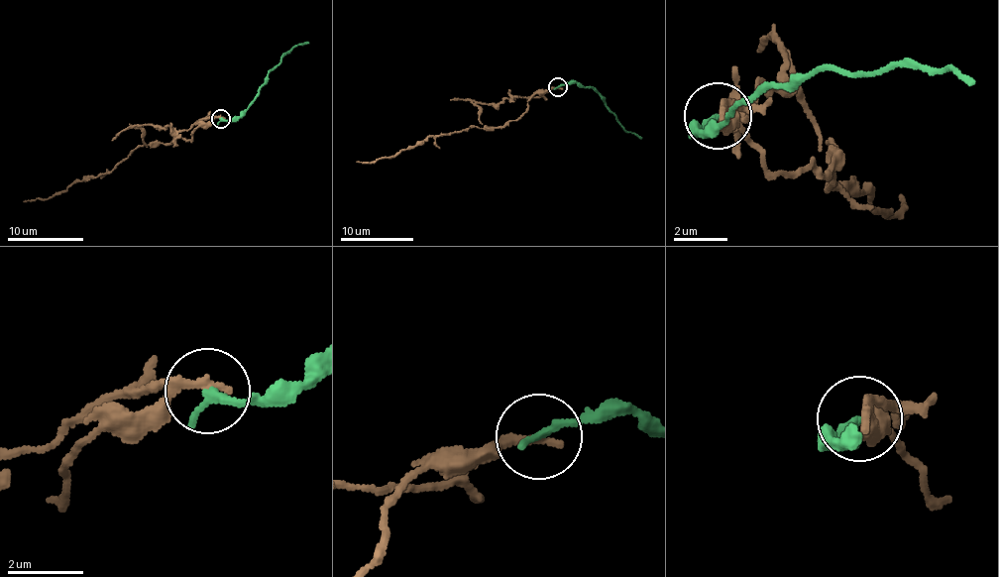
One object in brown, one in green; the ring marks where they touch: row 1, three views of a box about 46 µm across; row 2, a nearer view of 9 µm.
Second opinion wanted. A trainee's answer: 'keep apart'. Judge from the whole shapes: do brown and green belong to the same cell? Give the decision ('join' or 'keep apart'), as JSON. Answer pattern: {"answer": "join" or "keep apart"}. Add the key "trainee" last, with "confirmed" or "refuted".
{"answer": "keep apart", "trainee": "confirmed"}

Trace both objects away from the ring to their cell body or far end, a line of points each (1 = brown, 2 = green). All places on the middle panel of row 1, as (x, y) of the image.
1: (557, 87), (538, 90), (525, 111), (499, 128), (474, 127), (427, 136), (394, 156), (370, 163), (357, 162)
2: (557, 87), (576, 82), (594, 89), (622, 128), (641, 138)

